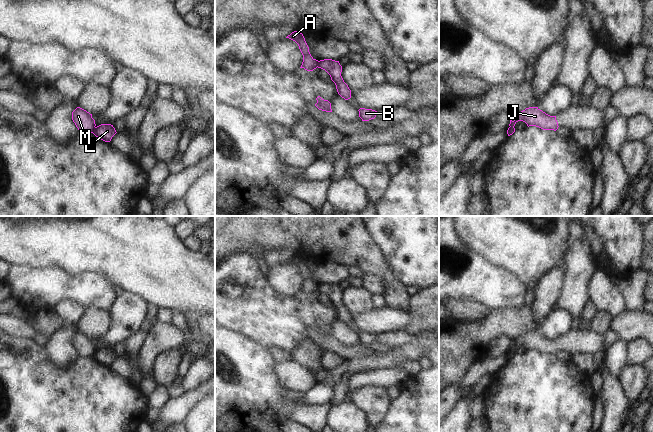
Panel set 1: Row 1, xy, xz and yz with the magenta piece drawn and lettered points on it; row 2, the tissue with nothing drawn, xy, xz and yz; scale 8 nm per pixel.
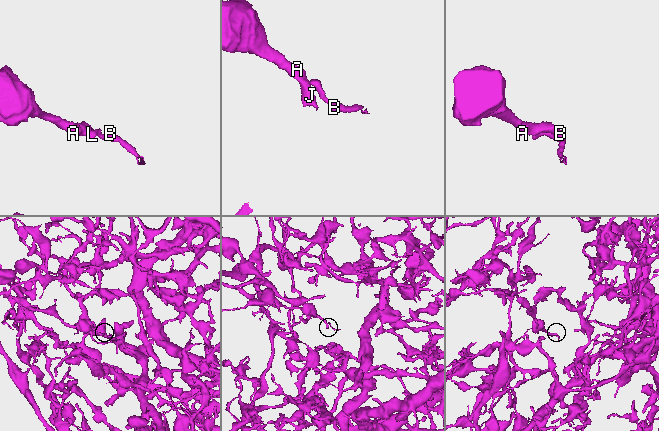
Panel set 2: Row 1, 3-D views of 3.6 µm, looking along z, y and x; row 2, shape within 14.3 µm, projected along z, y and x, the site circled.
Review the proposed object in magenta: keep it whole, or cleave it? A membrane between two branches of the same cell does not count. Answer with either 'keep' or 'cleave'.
cleave

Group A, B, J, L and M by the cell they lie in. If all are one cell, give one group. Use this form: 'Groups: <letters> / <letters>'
Groups: A J M / B L.

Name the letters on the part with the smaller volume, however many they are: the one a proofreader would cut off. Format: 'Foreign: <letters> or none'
Foreign: B, L

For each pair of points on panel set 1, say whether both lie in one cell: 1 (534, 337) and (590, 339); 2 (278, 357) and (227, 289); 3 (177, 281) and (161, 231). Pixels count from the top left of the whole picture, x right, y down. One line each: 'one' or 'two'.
1: one
2: two
3: one

